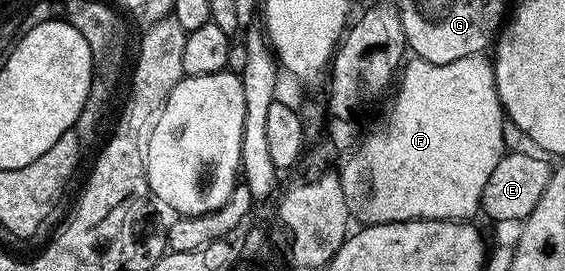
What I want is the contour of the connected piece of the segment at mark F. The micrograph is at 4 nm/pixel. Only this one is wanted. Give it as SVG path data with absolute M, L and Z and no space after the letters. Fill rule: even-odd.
M482 53L467 55L466 58L456 59L449 63L429 63L421 57L412 57L406 61L402 69L397 87L397 94L387 125L383 129L369 133L358 143L358 146L345 158L342 168L338 169L343 200L346 203L350 219L359 226L390 224L391 222L409 220L453 220L468 221L474 213L480 211L481 196L491 173L502 160L506 150L503 144L502 122L505 119L504 108L498 98L495 86L494 70L490 59ZM367 180L373 190L373 200L367 200Z

